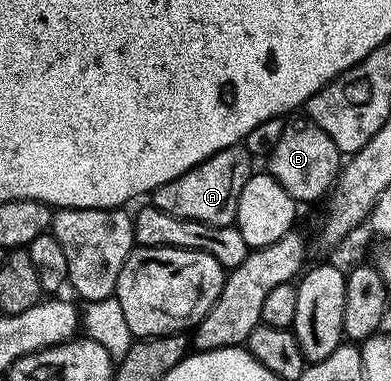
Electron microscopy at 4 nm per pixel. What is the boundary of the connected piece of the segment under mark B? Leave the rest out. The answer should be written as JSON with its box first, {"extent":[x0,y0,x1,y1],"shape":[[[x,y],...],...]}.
{"extent":[267,116,343,204],"shape":[[[304,116],[292,118],[288,119],[290,122],[282,128],[277,143],[274,146],[272,143],[268,151],[267,170],[275,180],[279,180],[279,184],[283,184],[283,188],[293,197],[294,202],[304,204],[304,202],[319,201],[320,203],[332,190],[337,175],[343,169],[343,155],[335,140],[331,140],[331,136],[327,136],[327,132],[319,128],[319,124]]]}

